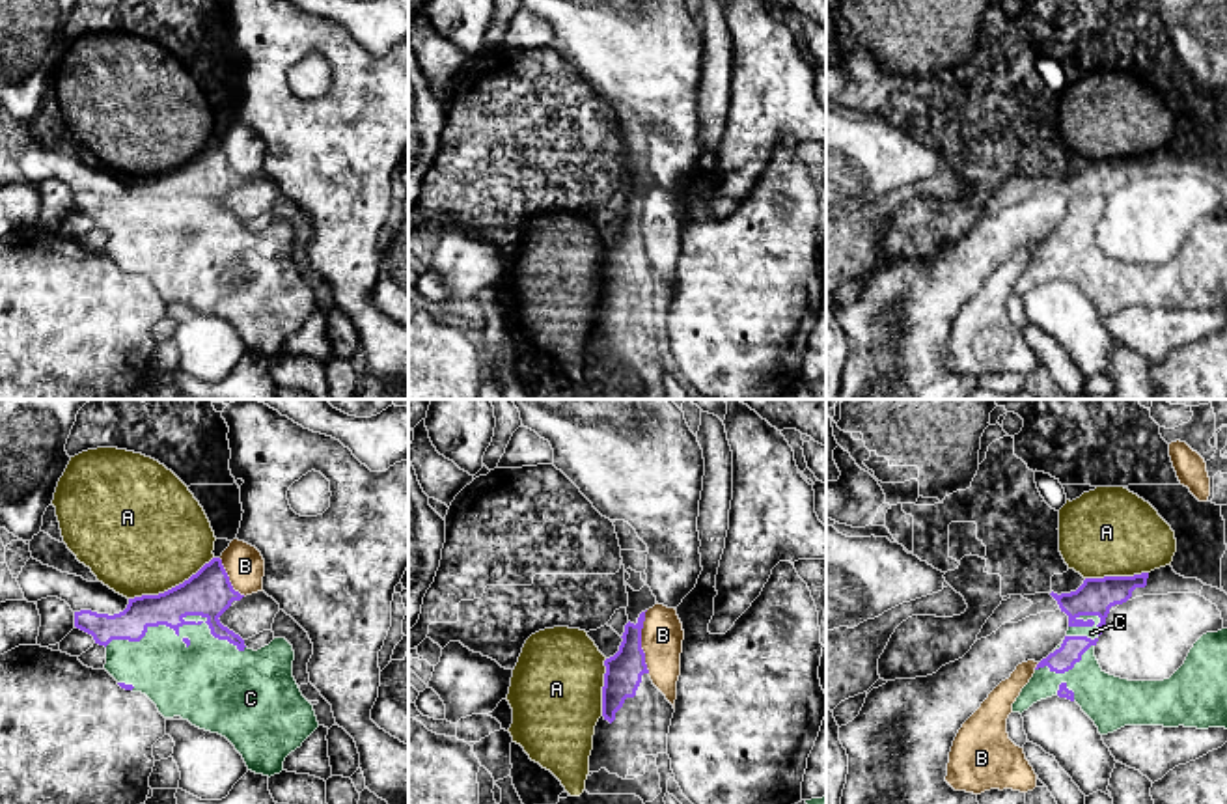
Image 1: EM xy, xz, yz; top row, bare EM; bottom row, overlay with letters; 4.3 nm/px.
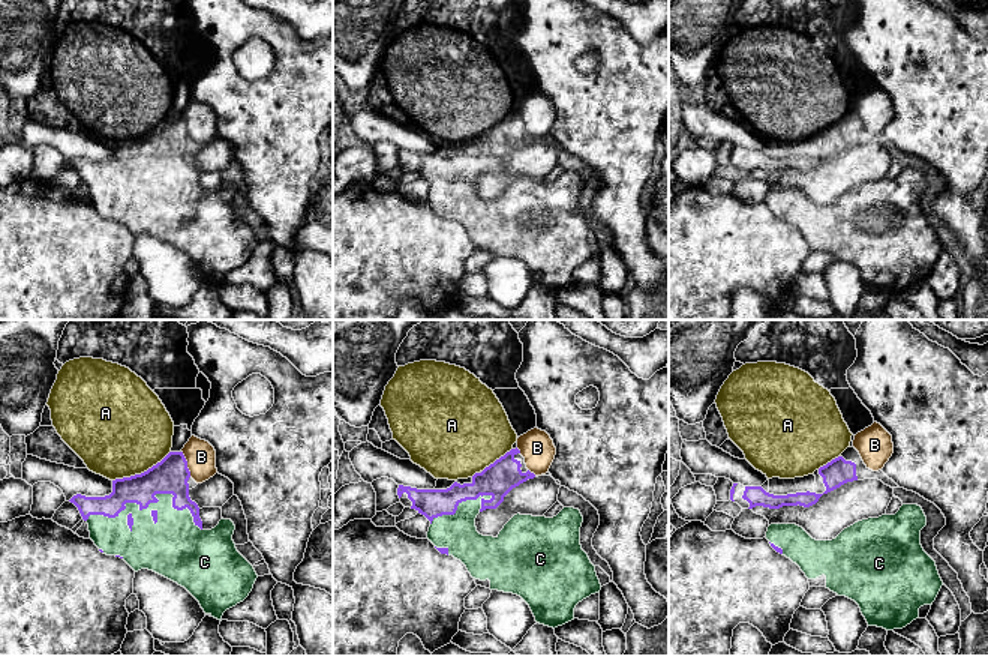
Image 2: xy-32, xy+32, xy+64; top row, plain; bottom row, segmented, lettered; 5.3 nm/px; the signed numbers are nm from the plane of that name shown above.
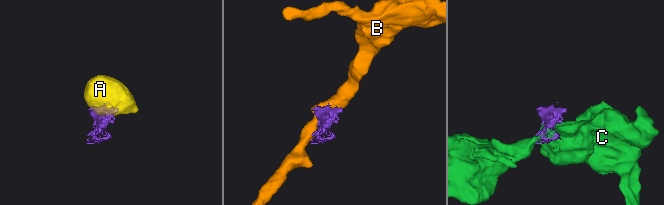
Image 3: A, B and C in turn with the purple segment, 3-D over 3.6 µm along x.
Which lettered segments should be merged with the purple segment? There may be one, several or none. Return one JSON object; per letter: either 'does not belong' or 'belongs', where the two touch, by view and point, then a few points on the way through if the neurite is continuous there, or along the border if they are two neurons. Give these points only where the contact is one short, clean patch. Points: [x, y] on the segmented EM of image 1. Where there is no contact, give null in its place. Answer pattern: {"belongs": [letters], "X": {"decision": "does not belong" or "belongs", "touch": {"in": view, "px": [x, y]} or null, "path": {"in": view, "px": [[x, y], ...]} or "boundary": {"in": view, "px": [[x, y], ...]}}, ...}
{"belongs": ["C"], "A": {"decision": "does not belong", "touch": {"in": "xy", "px": [172, 588]}, "boundary": {"in": "xy", "px": [[213, 556], [181, 582], [157, 594], [142, 594], [129, 599]]}}, "B": {"decision": "does not belong", "touch": {"in": "xz", "px": [640, 642]}}, "C": {"decision": "belongs", "touch": {"in": "xy", "px": [176, 631]}}}

